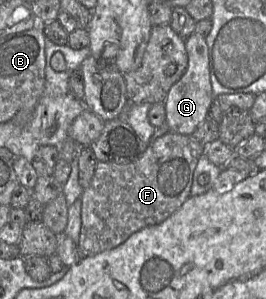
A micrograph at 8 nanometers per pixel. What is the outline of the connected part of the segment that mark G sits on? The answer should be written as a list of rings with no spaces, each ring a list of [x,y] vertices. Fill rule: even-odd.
[[[193,33],[185,39],[185,47],[188,55],[187,69],[183,76],[170,88],[164,105],[169,133],[191,136],[196,128],[207,119],[207,112],[215,97],[210,80],[206,38]]]

